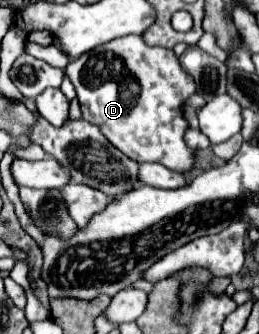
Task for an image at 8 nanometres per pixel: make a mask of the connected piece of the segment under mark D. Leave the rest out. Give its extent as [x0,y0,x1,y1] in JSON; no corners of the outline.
[65,34,195,172]

